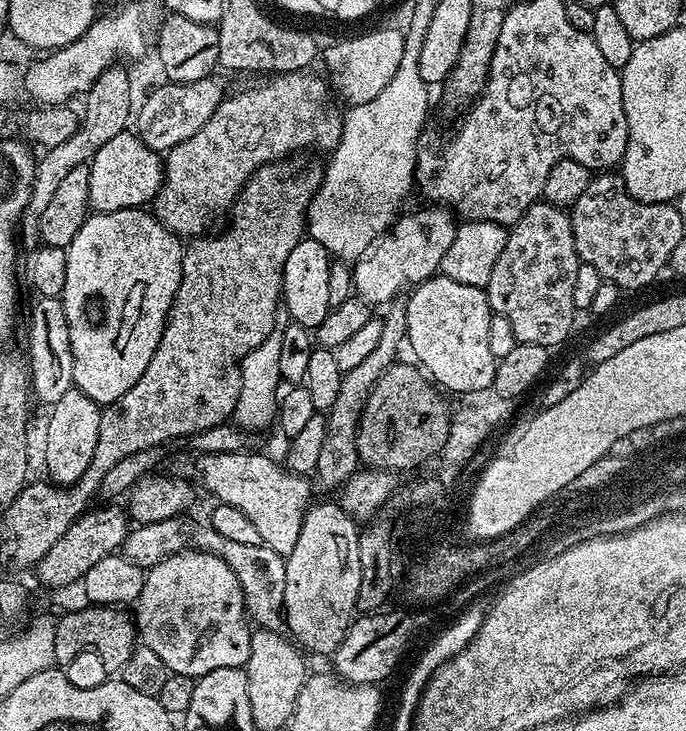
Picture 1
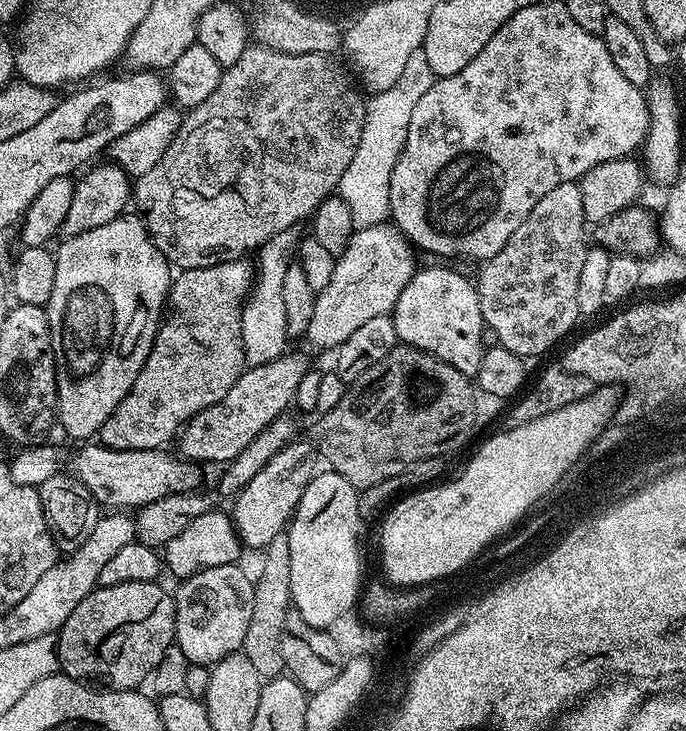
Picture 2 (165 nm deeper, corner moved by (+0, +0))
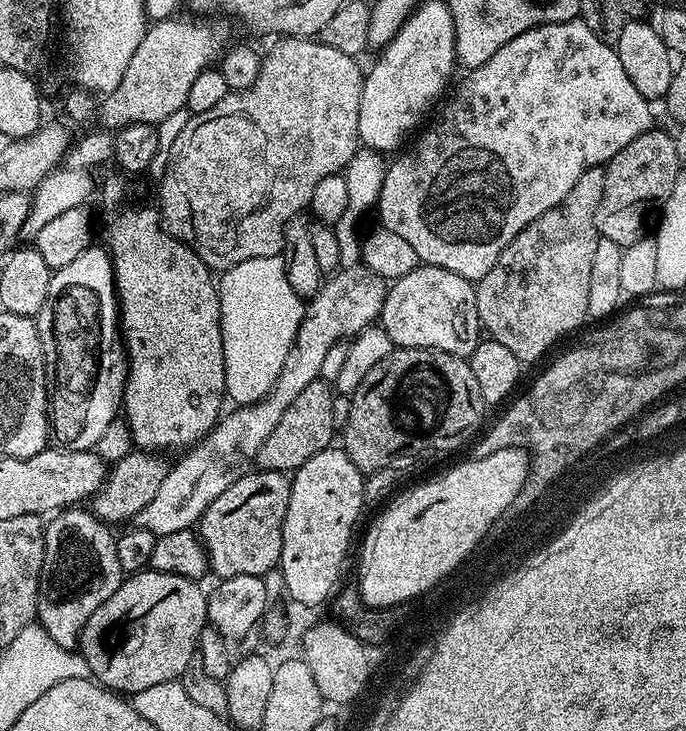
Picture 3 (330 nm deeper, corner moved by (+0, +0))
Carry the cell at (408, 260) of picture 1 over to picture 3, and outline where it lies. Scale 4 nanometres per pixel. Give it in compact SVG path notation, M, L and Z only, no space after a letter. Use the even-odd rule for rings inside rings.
M363 264L333 273L305 307L296 345L286 354L282 374L278 374L271 390L257 404L241 404L233 407L233 412L225 411L208 435L187 449L177 464L169 467L166 478L162 478L162 486L154 490L154 498L135 516L135 527L150 530L159 538L199 525L200 516L210 502L214 502L222 490L230 490L238 478L253 471L262 442L270 438L270 430L278 426L282 414L286 414L286 406L290 406L310 382L320 379L319 371L330 348L351 339L379 319L387 289L387 281Z

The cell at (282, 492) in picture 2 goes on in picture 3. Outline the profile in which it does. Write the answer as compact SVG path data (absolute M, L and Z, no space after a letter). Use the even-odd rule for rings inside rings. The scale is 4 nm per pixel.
M248 472L230 490L222 490L200 516L198 535L208 555L208 567L216 578L267 577L280 563L282 530L290 506L292 481L283 472Z

